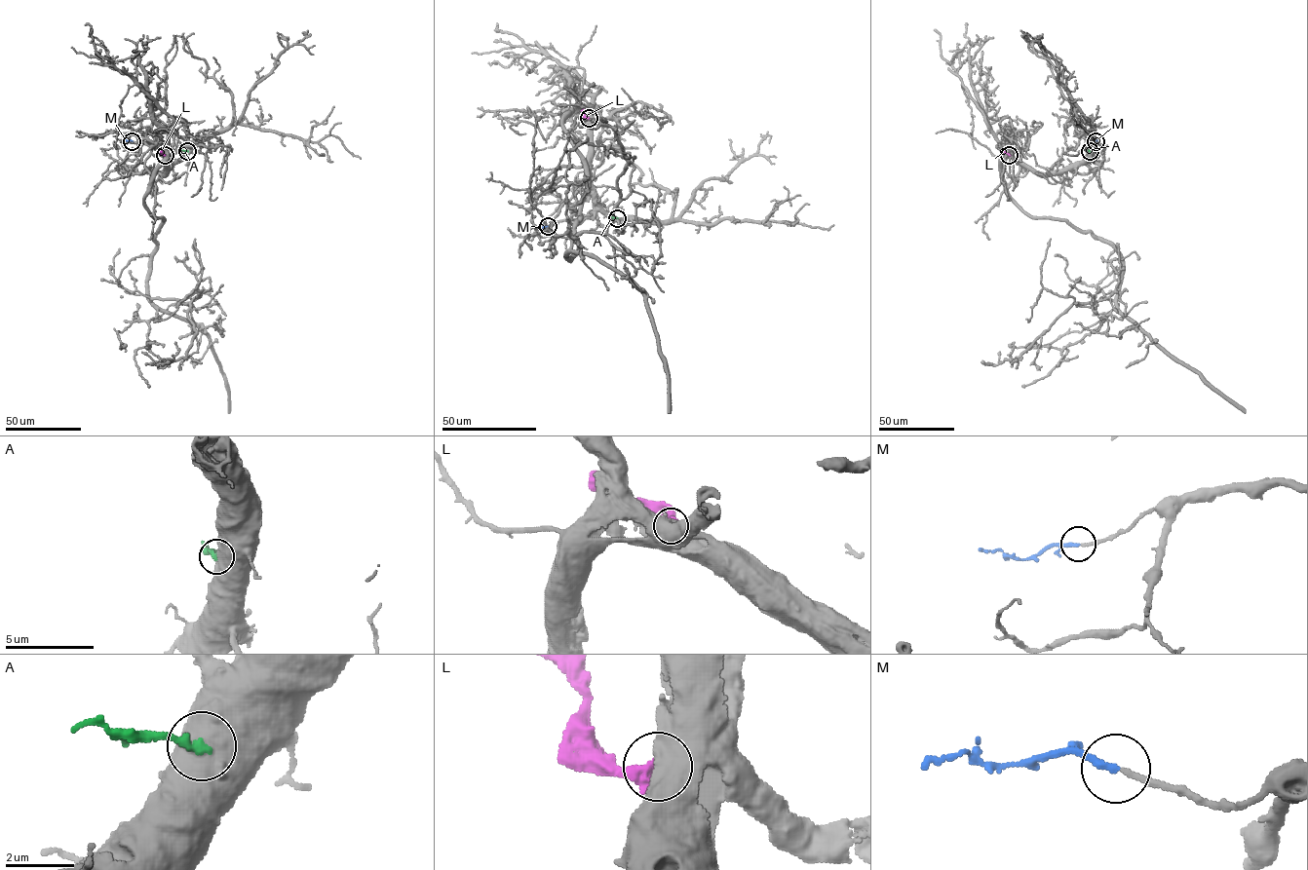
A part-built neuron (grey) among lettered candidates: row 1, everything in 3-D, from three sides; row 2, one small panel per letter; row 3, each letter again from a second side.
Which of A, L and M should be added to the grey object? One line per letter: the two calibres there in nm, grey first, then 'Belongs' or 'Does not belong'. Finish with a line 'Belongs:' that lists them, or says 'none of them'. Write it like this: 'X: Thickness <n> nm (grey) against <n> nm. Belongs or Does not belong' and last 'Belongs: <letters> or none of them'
A: Thickness 750 nm (grey) against 220 nm. Does not belong
L: Thickness 750 nm (grey) against 550 nm. Does not belong
M: Thickness 160 nm (grey) against 220 nm. Belongs
Belongs: M

